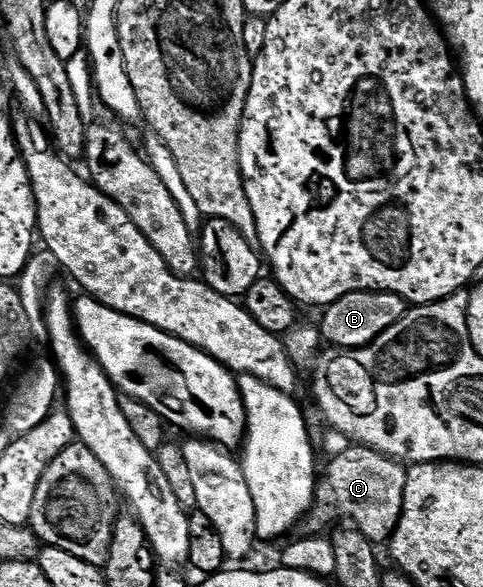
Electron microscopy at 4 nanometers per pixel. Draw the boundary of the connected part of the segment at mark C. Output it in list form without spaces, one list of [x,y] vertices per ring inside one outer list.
[[[353,443],[350,448],[328,462],[330,465],[320,474],[317,482],[317,496],[309,510],[303,529],[309,535],[324,534],[328,525],[336,526],[340,517],[350,517],[352,528],[358,529],[369,541],[374,543],[388,542],[393,536],[395,527],[403,515],[403,495],[407,491],[407,469],[396,457],[388,457],[379,451],[369,449],[365,445]]]

